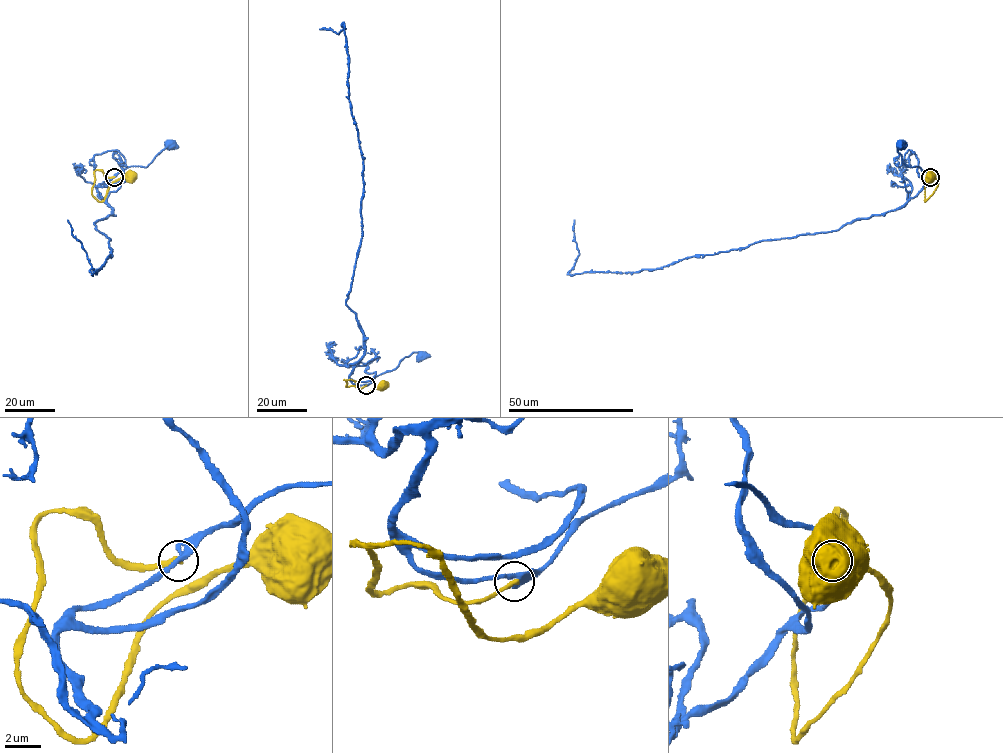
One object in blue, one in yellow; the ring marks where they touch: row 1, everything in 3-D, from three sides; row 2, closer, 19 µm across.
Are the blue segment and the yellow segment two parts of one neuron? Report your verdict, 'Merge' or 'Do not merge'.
Do not merge

